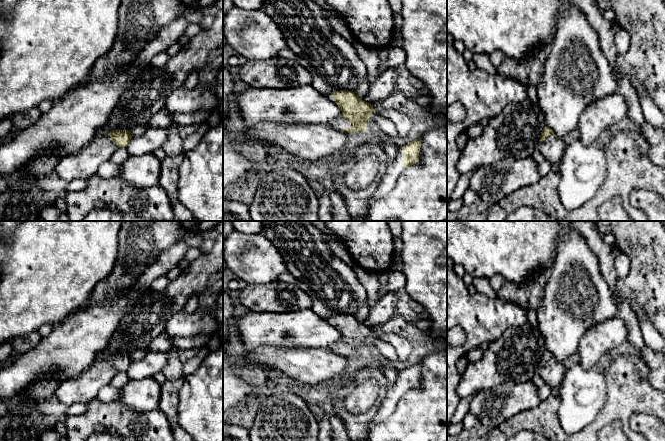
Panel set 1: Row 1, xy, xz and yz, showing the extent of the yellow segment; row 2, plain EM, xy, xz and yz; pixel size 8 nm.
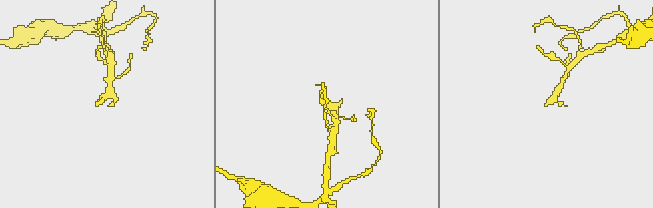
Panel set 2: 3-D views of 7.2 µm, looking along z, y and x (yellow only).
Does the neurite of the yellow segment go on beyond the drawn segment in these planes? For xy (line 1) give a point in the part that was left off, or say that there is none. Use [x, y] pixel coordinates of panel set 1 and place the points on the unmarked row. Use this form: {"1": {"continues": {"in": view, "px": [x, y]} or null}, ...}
{"1": {"continues": {"in": "xy", "px": [83, 389]}}}

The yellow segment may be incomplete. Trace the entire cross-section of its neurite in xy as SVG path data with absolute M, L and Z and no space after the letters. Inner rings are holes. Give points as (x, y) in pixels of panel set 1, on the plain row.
M121 353L96 360L89 370L77 378L63 381L54 396L67 407L76 403L88 403L96 399L99 390L109 385L119 371L127 371L131 362L130 355Z

